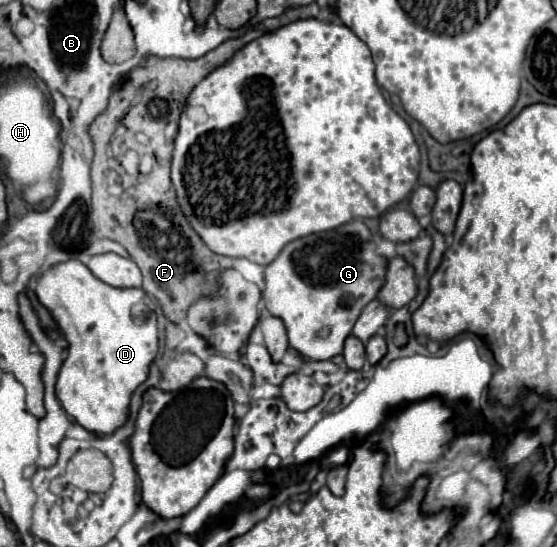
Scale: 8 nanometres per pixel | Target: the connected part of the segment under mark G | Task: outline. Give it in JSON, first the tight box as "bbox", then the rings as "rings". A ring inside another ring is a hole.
{"bbox":[264,219,386,361],"rings":[[[362,219],[344,223],[336,229],[324,231],[324,233],[314,233],[314,235],[306,235],[302,239],[296,239],[292,243],[288,243],[282,253],[276,257],[276,261],[272,261],[266,271],[264,271],[264,279],[266,279],[266,287],[264,287],[264,303],[266,309],[270,311],[270,315],[280,317],[286,325],[288,331],[288,341],[290,347],[294,347],[296,351],[300,351],[304,357],[310,357],[314,361],[324,361],[324,359],[332,359],[334,355],[342,353],[344,347],[344,339],[350,335],[356,319],[360,317],[362,309],[376,299],[382,283],[384,283],[384,275],[386,275],[386,257],[380,257],[376,253],[372,235],[368,231],[368,227],[362,223]],[[320,329],[330,329],[330,337],[320,339],[316,337],[316,333]]]}

